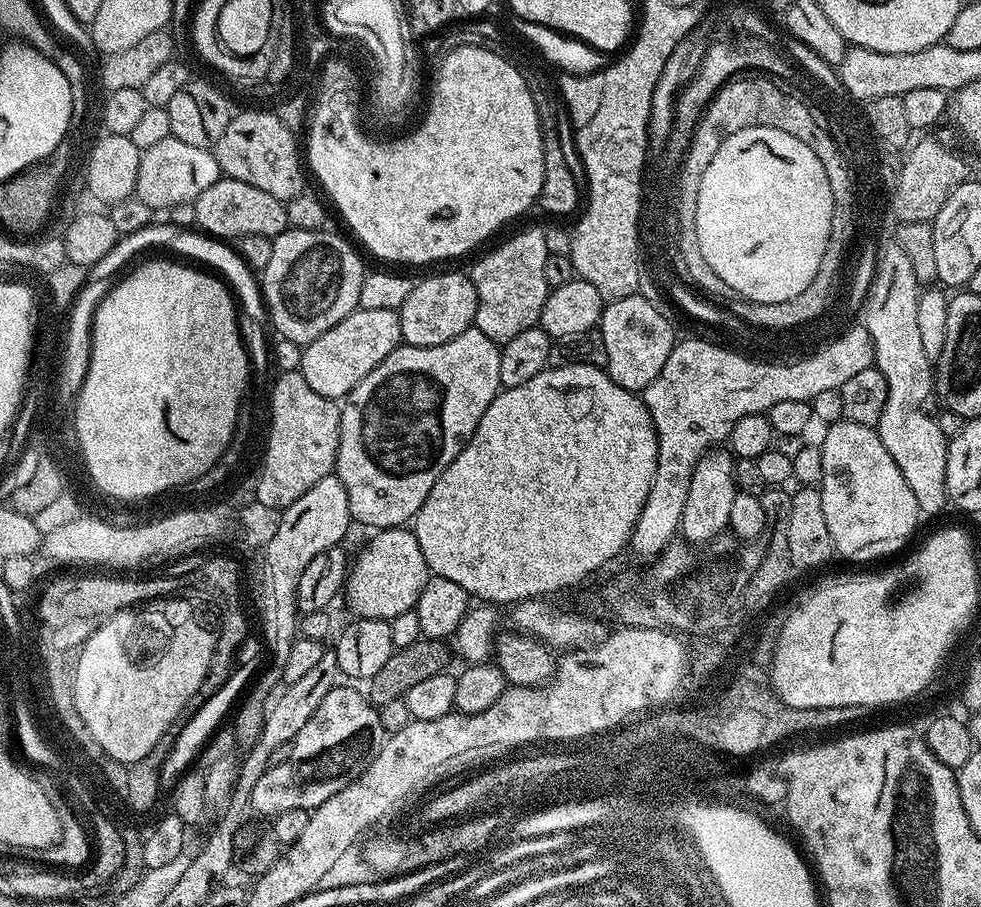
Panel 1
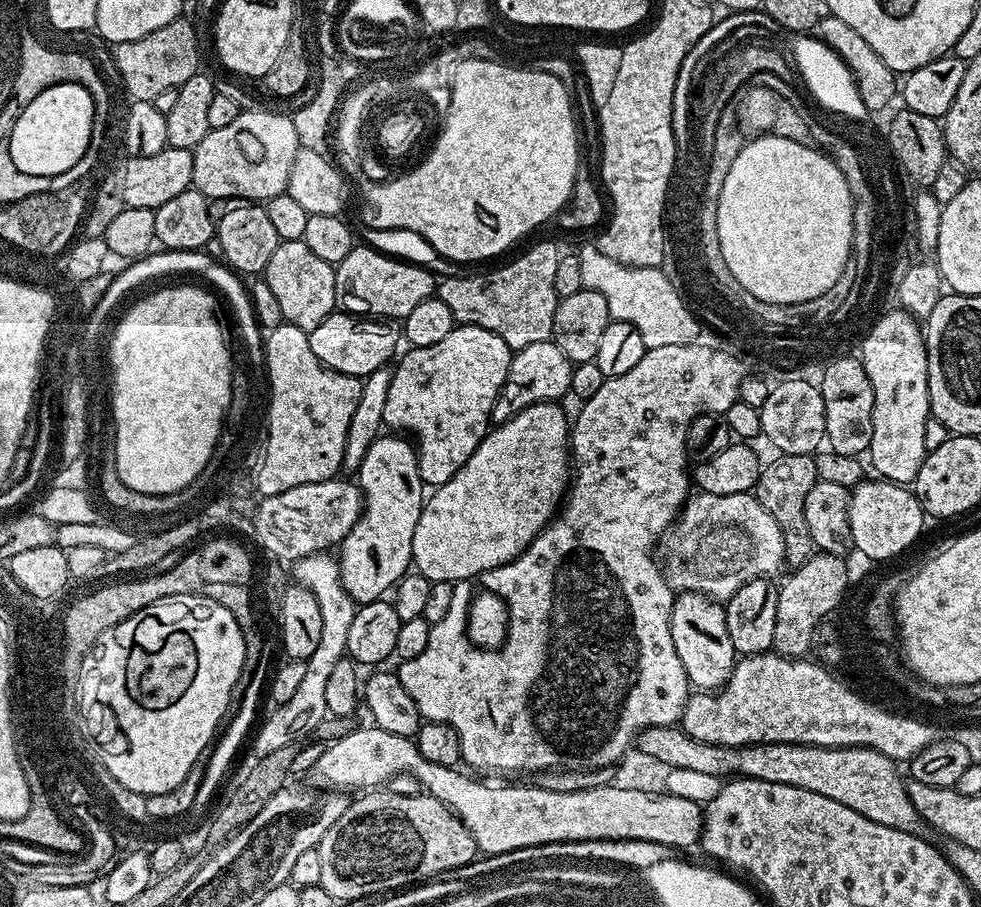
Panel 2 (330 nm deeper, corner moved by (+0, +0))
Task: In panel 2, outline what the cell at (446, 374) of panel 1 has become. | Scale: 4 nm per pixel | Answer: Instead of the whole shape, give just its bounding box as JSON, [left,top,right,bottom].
[384,324,514,486]

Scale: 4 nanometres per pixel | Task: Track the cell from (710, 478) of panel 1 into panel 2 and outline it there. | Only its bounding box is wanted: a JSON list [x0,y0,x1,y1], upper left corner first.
[670,592,738,690]

